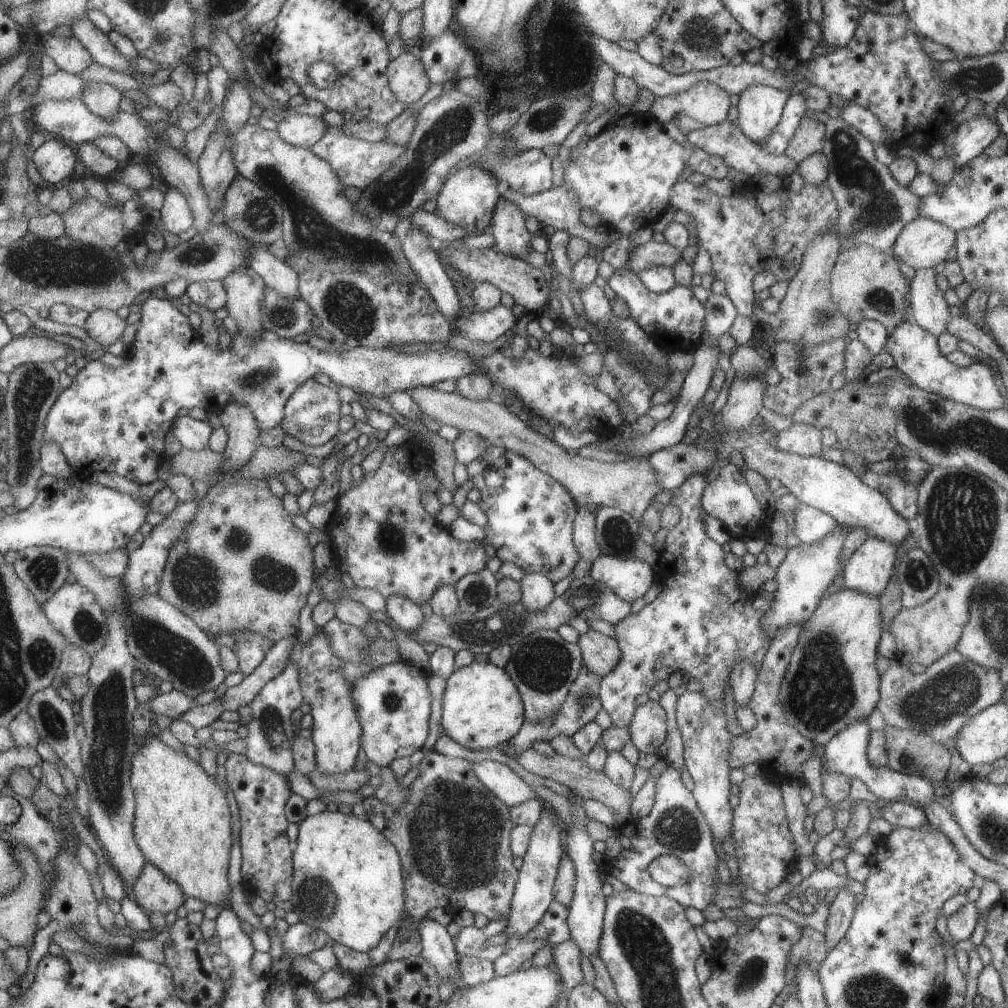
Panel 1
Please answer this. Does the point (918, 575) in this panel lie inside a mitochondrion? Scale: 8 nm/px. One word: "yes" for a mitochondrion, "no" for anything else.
yes

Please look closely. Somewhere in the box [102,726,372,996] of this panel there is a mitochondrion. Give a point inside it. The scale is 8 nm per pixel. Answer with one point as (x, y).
(320, 897)

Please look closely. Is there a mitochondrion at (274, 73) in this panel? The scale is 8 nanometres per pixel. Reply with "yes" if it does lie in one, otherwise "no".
no

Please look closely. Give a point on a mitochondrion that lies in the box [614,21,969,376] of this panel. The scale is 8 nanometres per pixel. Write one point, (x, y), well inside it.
(879, 210)

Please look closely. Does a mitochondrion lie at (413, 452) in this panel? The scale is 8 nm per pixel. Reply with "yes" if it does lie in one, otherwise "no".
no

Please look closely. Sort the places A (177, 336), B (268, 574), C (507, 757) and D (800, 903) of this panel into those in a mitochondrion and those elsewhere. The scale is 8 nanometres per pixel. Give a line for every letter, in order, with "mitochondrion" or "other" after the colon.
A: other
B: mitochondrion
C: other
D: other

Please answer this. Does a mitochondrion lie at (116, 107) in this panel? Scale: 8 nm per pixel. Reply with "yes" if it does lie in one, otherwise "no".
no

